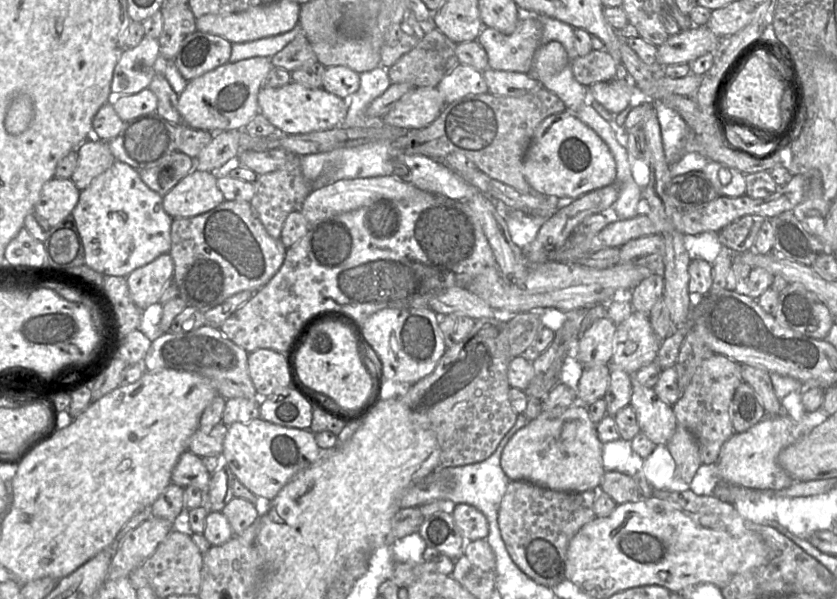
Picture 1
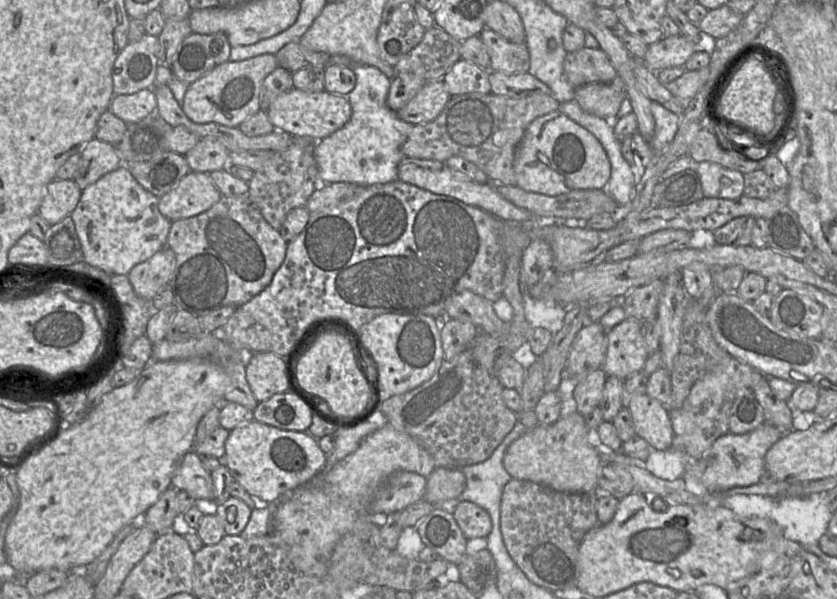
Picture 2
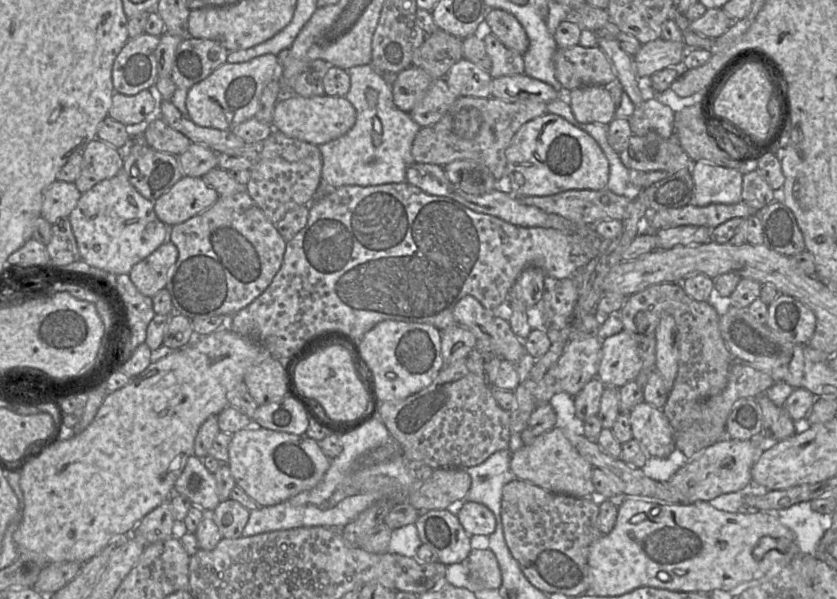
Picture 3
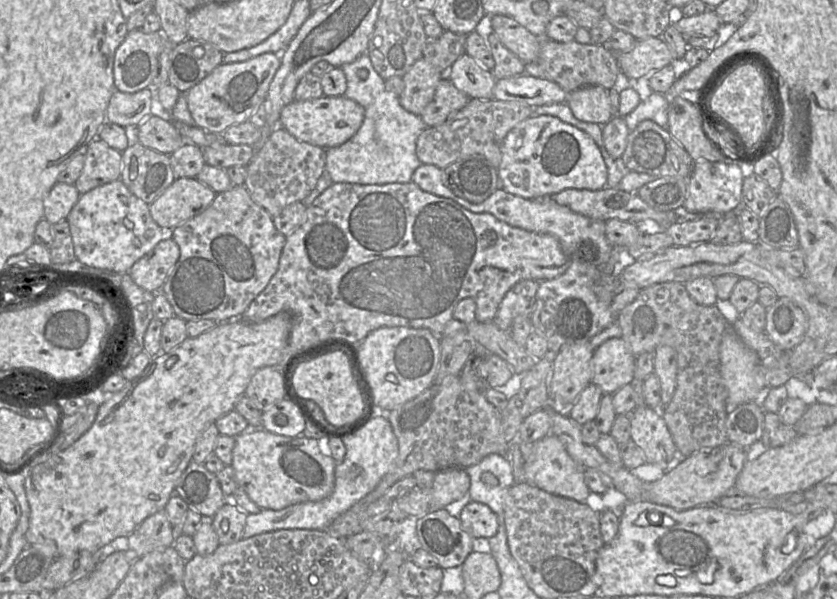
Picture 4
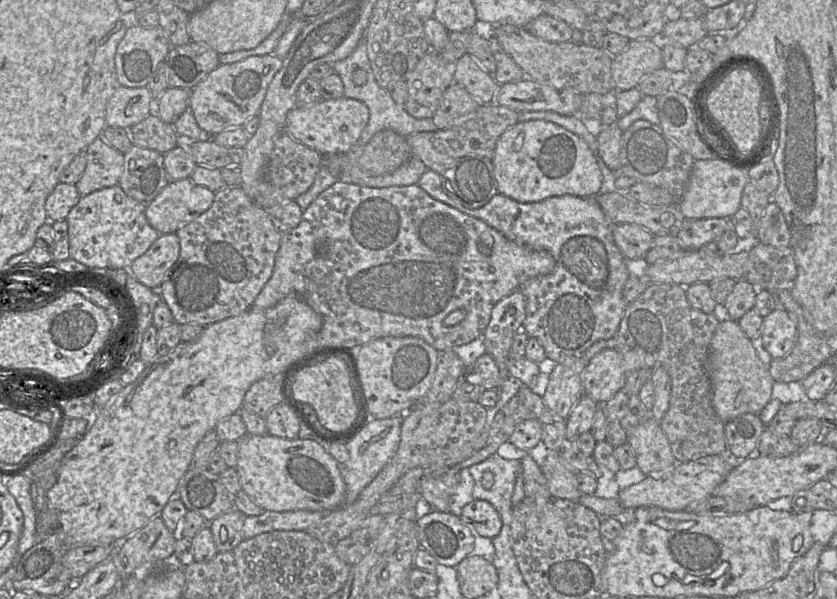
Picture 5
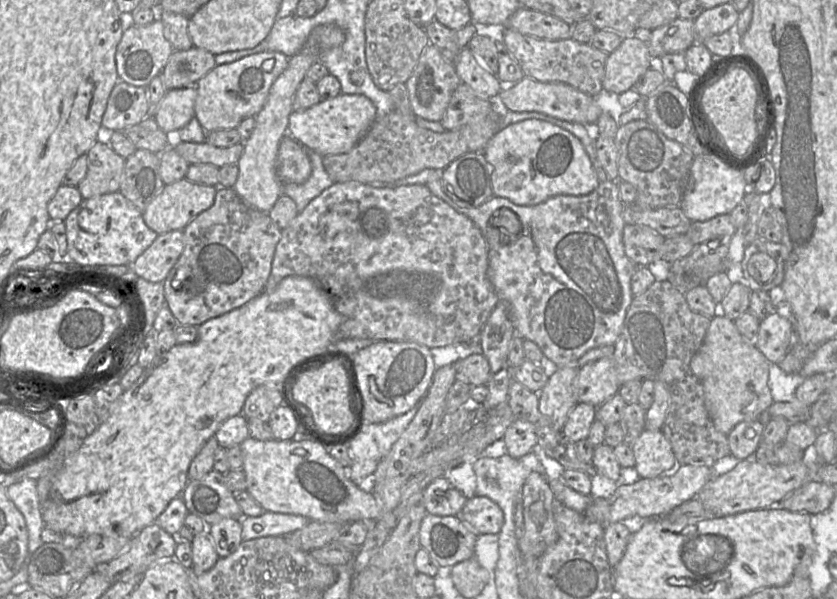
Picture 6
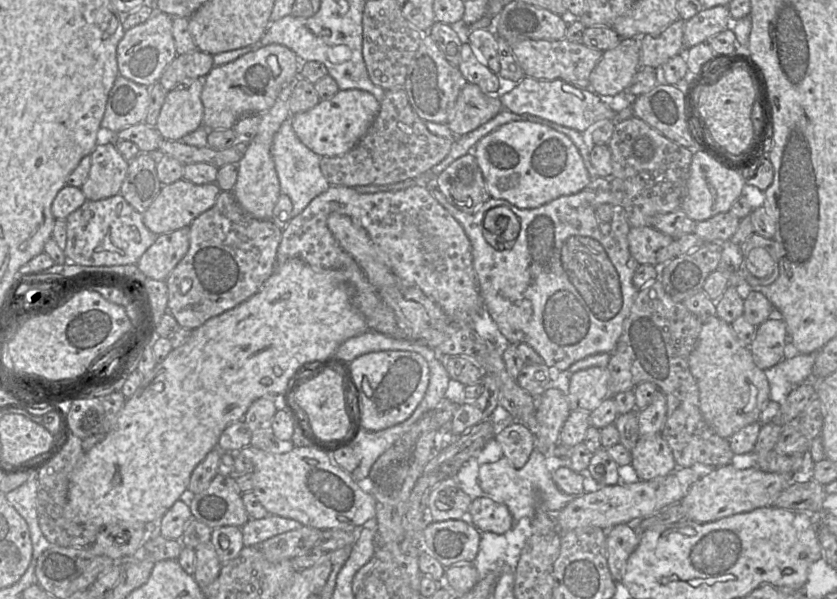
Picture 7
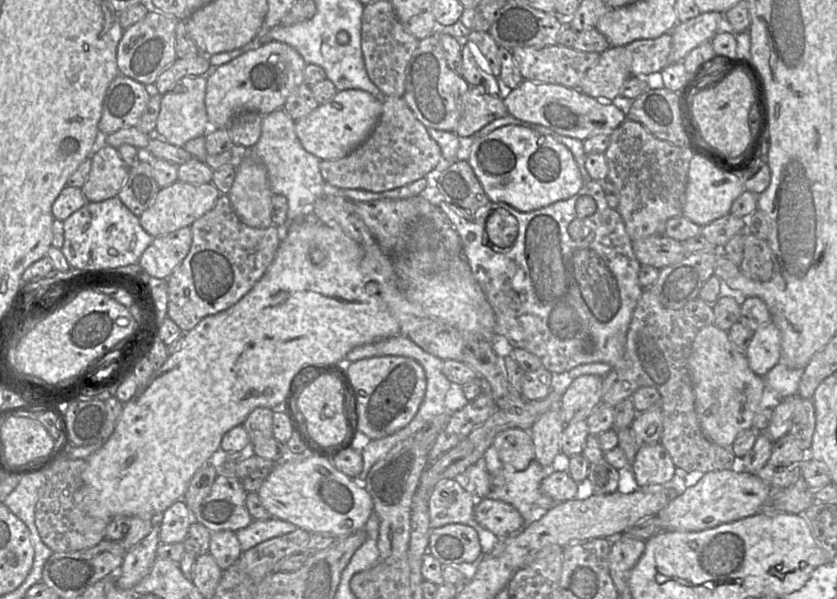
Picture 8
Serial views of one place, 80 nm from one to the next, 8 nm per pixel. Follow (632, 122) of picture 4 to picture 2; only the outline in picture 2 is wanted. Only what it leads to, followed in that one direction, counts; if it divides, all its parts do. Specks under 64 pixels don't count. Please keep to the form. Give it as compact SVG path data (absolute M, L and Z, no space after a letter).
M656 101L651 102L651 111L655 119L655 130L650 146L654 152L661 152L672 143L680 125L680 117Z

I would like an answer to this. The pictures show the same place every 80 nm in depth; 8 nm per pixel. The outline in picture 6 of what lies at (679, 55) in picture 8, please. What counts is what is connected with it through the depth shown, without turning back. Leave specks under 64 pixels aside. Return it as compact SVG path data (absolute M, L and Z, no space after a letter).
M732 2L704 10L694 20L696 42L734 30L739 14Z

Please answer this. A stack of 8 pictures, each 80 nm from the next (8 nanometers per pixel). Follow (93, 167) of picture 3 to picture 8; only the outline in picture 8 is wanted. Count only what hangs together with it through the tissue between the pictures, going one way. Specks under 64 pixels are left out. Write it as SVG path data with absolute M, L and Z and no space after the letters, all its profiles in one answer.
M104 145L91 155L91 168L81 190L87 202L100 202L115 197L125 184L129 166L117 148Z

